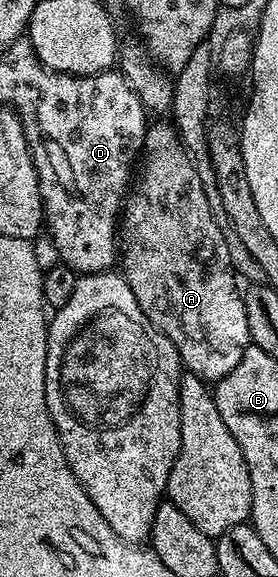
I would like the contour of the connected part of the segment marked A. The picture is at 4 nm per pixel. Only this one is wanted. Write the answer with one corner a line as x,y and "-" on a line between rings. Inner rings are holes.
164,121
153,122
144,135
138,174
118,216
118,255
122,263
124,259
122,274
134,293
134,301
138,301
142,313
174,345
181,364
200,379
215,381
226,377
242,361
242,353
250,345
250,325
246,325
241,288
236,288
232,255
224,240
225,228
214,210
209,188
208,191
204,188
205,180
196,172
175,126
168,121
160,122

